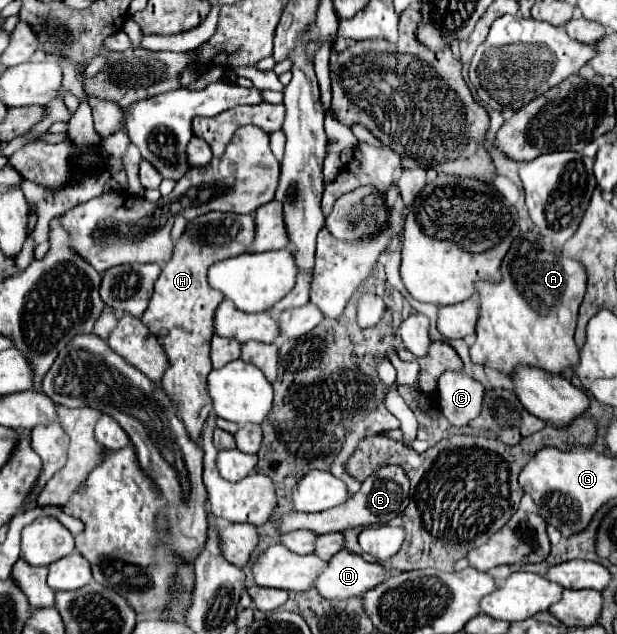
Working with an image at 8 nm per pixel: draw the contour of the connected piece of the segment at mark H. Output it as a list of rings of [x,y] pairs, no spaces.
[[[212,211],[192,219],[186,225],[184,235],[174,245],[172,259],[164,265],[150,299],[148,309],[142,315],[142,323],[158,337],[164,347],[170,367],[164,373],[162,389],[176,407],[176,415],[182,419],[192,441],[198,443],[204,421],[212,409],[210,395],[206,391],[206,375],[212,371],[210,363],[210,339],[214,335],[214,311],[222,303],[224,295],[208,285],[208,267],[216,261],[246,253],[254,241],[254,217],[238,213]]]

